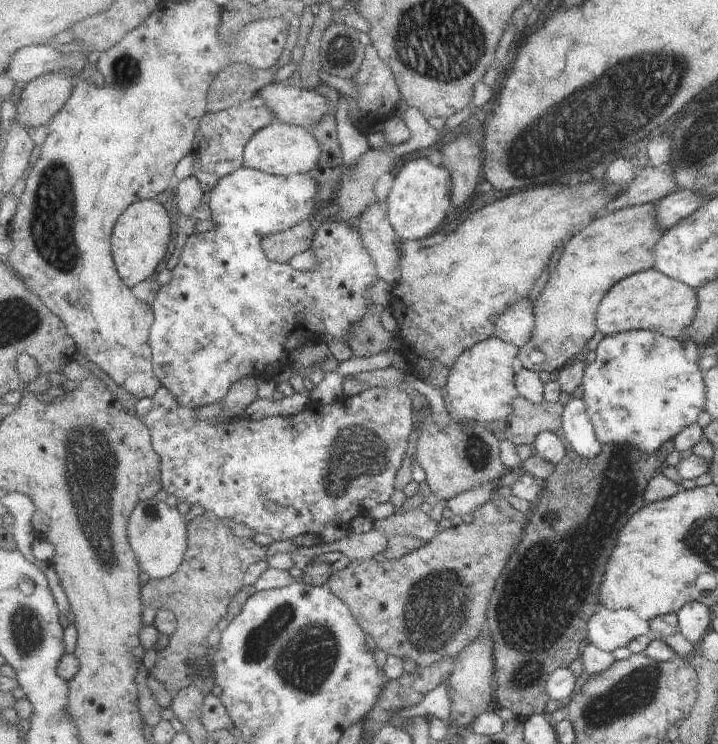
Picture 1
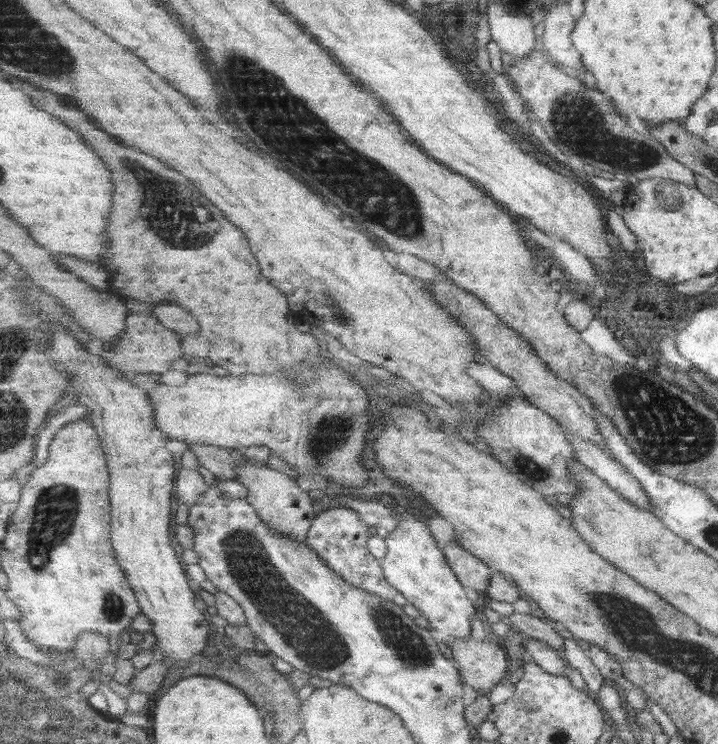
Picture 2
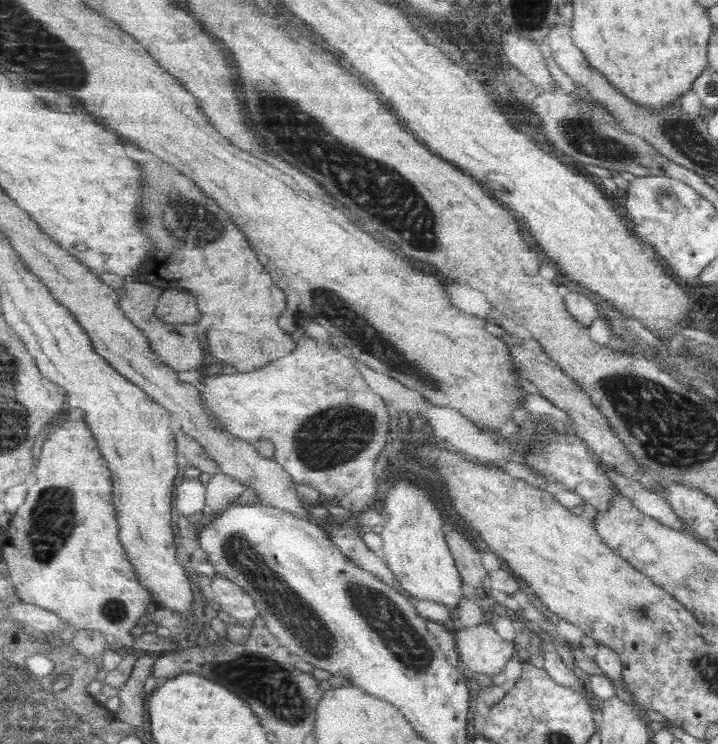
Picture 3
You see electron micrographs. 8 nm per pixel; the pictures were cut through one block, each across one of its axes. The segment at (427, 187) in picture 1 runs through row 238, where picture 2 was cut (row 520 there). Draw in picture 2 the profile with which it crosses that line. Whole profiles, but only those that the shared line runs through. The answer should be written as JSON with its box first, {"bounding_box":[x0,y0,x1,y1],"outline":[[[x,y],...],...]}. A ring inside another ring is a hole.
{"bounding_box":[381,512,480,648],"outline":[[[409,512],[399,515],[386,536],[388,553],[381,563],[387,580],[428,620],[433,638],[451,648],[455,639],[472,635],[474,616],[480,613],[480,605],[467,598],[462,582],[450,567],[446,554],[437,548],[433,534],[422,519],[425,518]]]}

